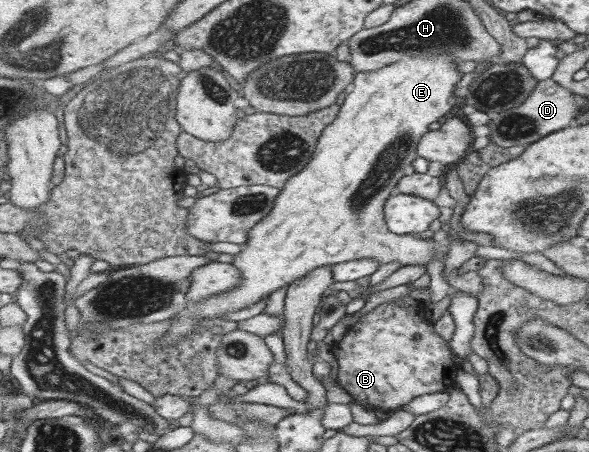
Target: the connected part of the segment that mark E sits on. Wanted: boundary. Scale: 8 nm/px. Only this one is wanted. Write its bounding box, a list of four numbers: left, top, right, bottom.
[160,54,463,347]

